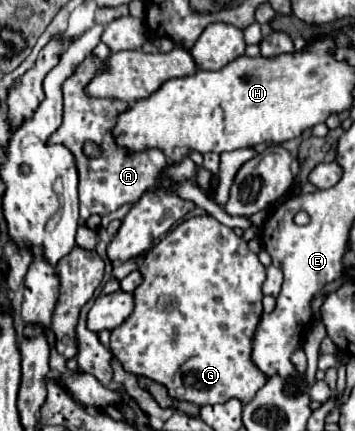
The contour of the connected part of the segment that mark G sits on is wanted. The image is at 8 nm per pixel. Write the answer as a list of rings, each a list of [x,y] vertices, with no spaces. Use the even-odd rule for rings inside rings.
[[[211,215],[191,217],[169,231],[145,255],[139,273],[143,281],[133,291],[135,309],[123,325],[111,331],[113,357],[121,361],[127,373],[161,383],[173,399],[197,405],[239,399],[247,405],[267,379],[255,363],[251,363],[251,335],[263,313],[261,285],[265,281],[265,267],[249,249],[247,241],[237,237],[233,229],[221,225]]]

